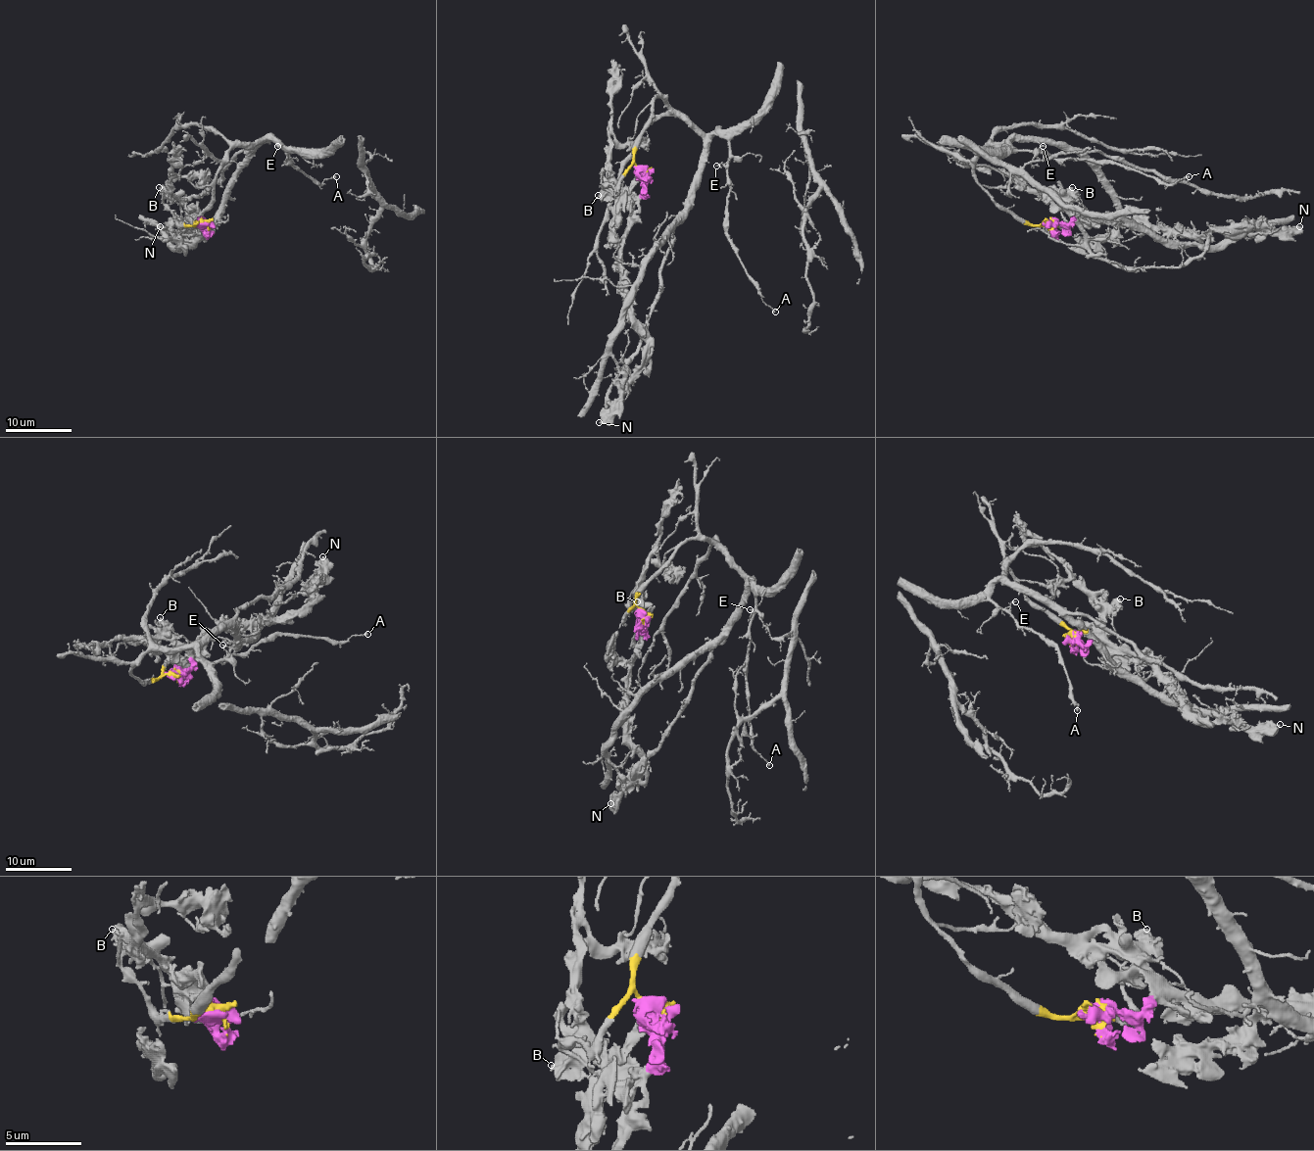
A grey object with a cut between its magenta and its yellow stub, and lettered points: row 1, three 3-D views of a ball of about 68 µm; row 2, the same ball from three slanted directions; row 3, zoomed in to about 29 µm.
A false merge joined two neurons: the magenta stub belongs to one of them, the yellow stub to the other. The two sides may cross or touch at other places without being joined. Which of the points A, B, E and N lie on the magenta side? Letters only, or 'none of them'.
B, N

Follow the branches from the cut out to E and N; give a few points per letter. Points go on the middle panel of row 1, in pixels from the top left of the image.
E: (643, 172), (635, 162), (637, 139), (661, 98), (705, 134), (727, 141), (729, 159), (715, 166)
N: (643, 172), (645, 192), (632, 210), (621, 250), (621, 284), (633, 329), (647, 344), (647, 365), (599, 423)

